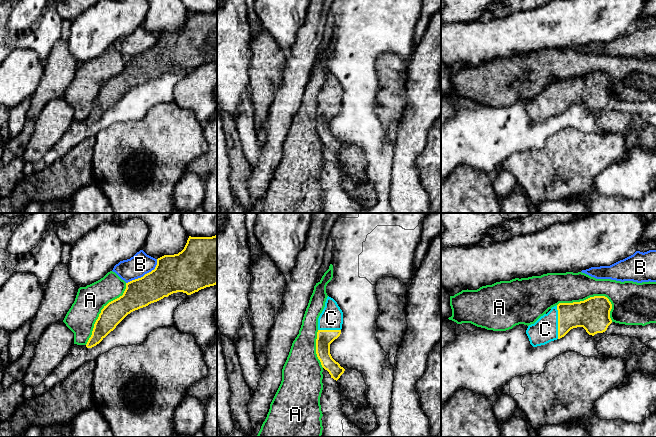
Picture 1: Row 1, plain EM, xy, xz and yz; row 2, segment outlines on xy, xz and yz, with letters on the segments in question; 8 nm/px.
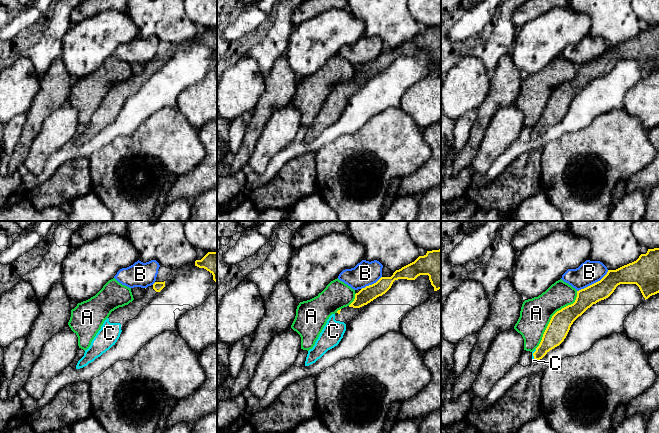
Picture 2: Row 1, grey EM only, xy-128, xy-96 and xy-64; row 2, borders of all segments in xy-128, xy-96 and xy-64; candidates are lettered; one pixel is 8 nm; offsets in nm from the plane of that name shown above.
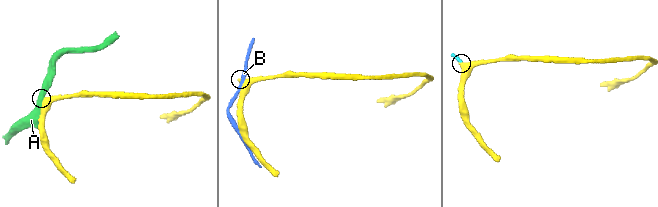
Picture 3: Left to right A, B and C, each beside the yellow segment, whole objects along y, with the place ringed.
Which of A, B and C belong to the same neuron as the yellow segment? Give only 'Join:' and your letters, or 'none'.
Join: C

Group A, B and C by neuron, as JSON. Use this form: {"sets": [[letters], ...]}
{"sets": [["A"], ["B"], ["C"]]}

